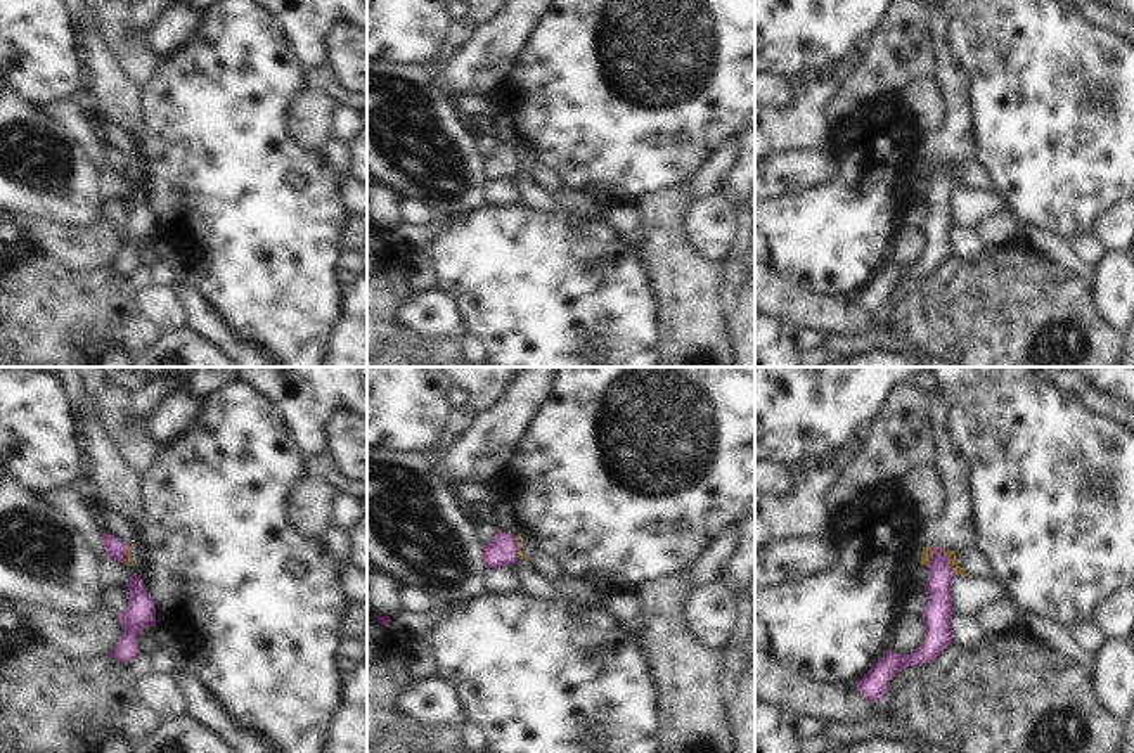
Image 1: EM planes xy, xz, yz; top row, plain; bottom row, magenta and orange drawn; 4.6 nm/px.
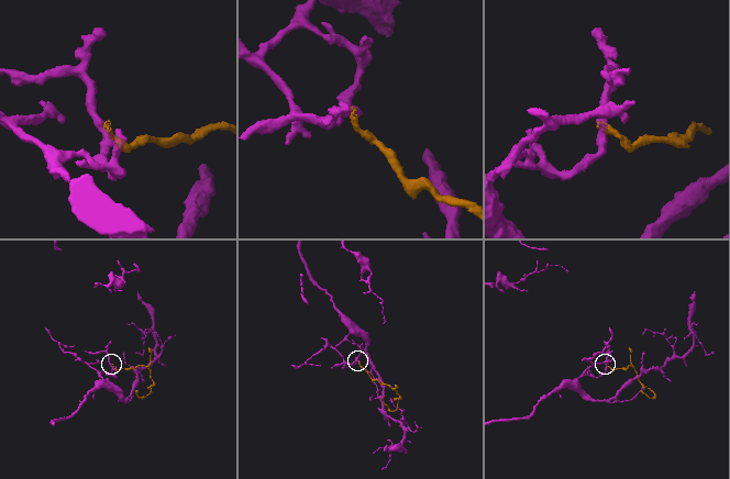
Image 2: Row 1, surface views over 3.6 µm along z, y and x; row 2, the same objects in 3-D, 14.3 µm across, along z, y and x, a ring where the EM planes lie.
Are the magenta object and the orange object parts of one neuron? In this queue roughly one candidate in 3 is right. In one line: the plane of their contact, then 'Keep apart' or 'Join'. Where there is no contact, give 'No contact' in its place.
Touches magenta in yz. Keep apart

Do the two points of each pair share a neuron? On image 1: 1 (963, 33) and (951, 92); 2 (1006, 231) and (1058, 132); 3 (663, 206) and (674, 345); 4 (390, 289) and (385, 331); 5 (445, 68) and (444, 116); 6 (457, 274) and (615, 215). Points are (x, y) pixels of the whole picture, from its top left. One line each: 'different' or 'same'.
1: different
2: different
3: same
4: same
5: different
6: different

